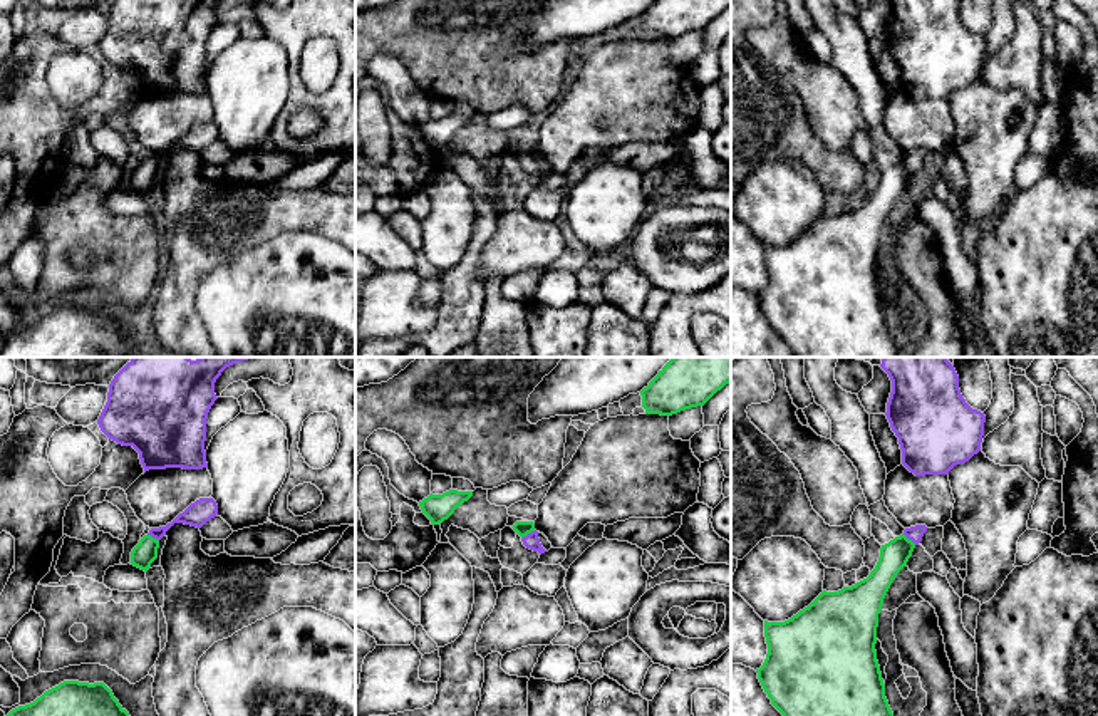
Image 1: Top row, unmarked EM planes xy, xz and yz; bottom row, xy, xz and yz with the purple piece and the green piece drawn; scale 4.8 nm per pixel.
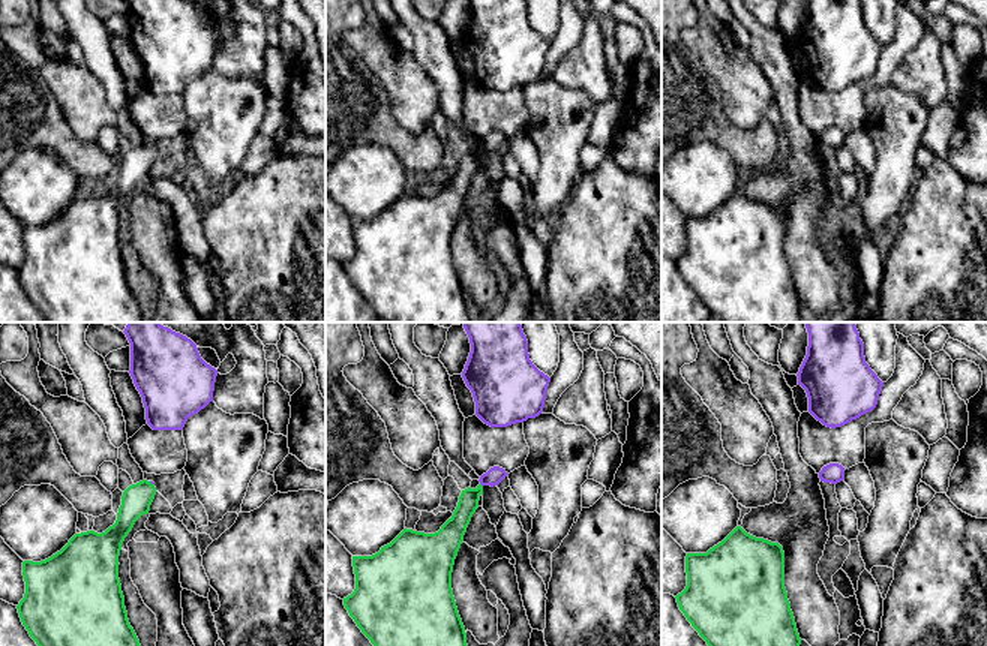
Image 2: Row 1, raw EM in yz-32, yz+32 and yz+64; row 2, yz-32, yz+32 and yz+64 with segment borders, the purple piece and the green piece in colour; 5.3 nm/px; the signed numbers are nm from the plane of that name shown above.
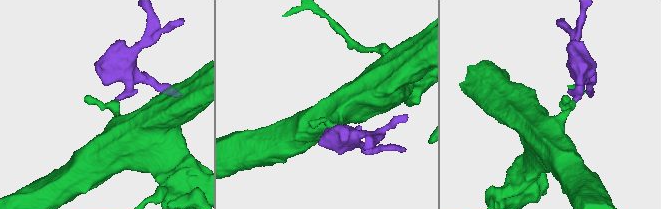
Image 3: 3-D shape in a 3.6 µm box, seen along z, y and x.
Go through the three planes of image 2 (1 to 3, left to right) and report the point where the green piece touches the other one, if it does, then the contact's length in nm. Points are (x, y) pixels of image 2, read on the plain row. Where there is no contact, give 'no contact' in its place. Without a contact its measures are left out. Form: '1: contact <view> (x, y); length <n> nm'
1: contact yz-32 (152, 147); length 40 nm
2: no contact
3: no contact

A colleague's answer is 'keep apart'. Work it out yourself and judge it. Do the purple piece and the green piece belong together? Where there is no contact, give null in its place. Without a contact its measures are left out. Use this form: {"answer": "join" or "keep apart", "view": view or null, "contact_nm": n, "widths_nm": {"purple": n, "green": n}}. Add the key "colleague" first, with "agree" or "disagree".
{"colleague": "disagree", "answer": "join", "view": "xz", "contact_nm": 80, "widths_nm": {"purple": 70, "green": 70}}

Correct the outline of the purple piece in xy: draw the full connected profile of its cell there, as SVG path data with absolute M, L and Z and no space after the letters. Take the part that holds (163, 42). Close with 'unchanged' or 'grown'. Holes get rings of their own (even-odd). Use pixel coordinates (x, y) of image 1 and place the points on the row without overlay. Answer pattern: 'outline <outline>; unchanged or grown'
outline M114 0L107 27L97 44L101 55L122 70L139 77L144 97L149 94L203 94L206 87L206 44L218 23L215 7L220 0Z; unchanged

